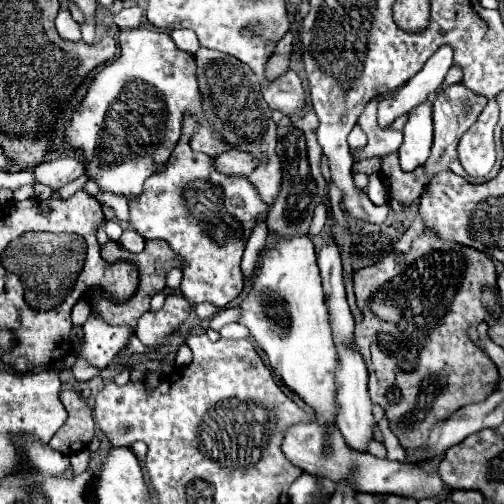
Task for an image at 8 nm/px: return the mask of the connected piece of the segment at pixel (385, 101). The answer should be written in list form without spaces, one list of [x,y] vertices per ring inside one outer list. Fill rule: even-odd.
[[[444,46],[436,54],[430,56],[430,60],[424,64],[424,68],[408,80],[408,84],[400,86],[392,94],[384,96],[378,104],[378,124],[380,128],[388,128],[398,116],[408,114],[418,104],[426,102],[432,92],[438,90],[438,86],[444,82],[444,76],[452,68],[454,52],[452,48]]]

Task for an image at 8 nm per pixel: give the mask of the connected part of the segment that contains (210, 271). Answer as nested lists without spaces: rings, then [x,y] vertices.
[[[178,140],[162,172],[144,182],[144,192],[130,200],[130,226],[144,238],[162,238],[184,258],[184,278],[180,292],[190,304],[212,302],[226,308],[244,288],[240,260],[248,236],[260,214],[268,206],[246,176],[226,176],[218,172],[212,158],[192,152],[188,142]]]

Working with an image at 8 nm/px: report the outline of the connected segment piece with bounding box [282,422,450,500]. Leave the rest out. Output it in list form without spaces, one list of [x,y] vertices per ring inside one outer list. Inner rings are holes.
[[[316,422],[294,424],[292,428],[288,428],[284,432],[282,452],[290,460],[290,464],[294,464],[296,468],[300,468],[306,474],[326,476],[334,482],[340,482],[348,476],[354,476],[354,482],[362,492],[416,496],[418,500],[432,498],[432,496],[438,496],[438,500],[446,500],[450,496],[450,490],[444,486],[444,482],[438,476],[424,472],[424,468],[420,468],[416,464],[400,464],[400,462],[392,462],[392,460],[380,460],[372,454],[352,452],[352,448],[346,446],[338,428],[328,430]],[[328,434],[330,434],[330,446],[332,446],[330,454],[324,452],[324,444],[328,442]]]

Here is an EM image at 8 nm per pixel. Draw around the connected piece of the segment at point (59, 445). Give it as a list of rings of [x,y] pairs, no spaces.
[[[64,388],[60,392],[60,400],[68,412],[68,420],[64,426],[52,436],[50,446],[56,452],[64,452],[66,456],[72,456],[88,446],[88,442],[94,438],[96,422],[92,418],[92,412],[82,400],[82,396],[74,388]]]

